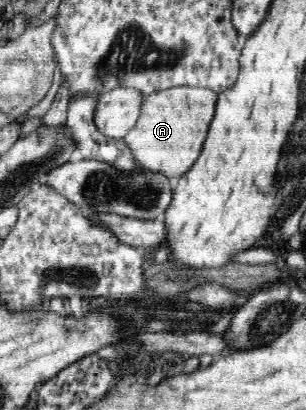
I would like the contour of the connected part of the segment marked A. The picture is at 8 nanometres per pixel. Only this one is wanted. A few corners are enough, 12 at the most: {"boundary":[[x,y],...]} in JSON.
{"boundary":[[219,93],[148,95],[124,137],[136,163],[169,179],[199,157]]}

